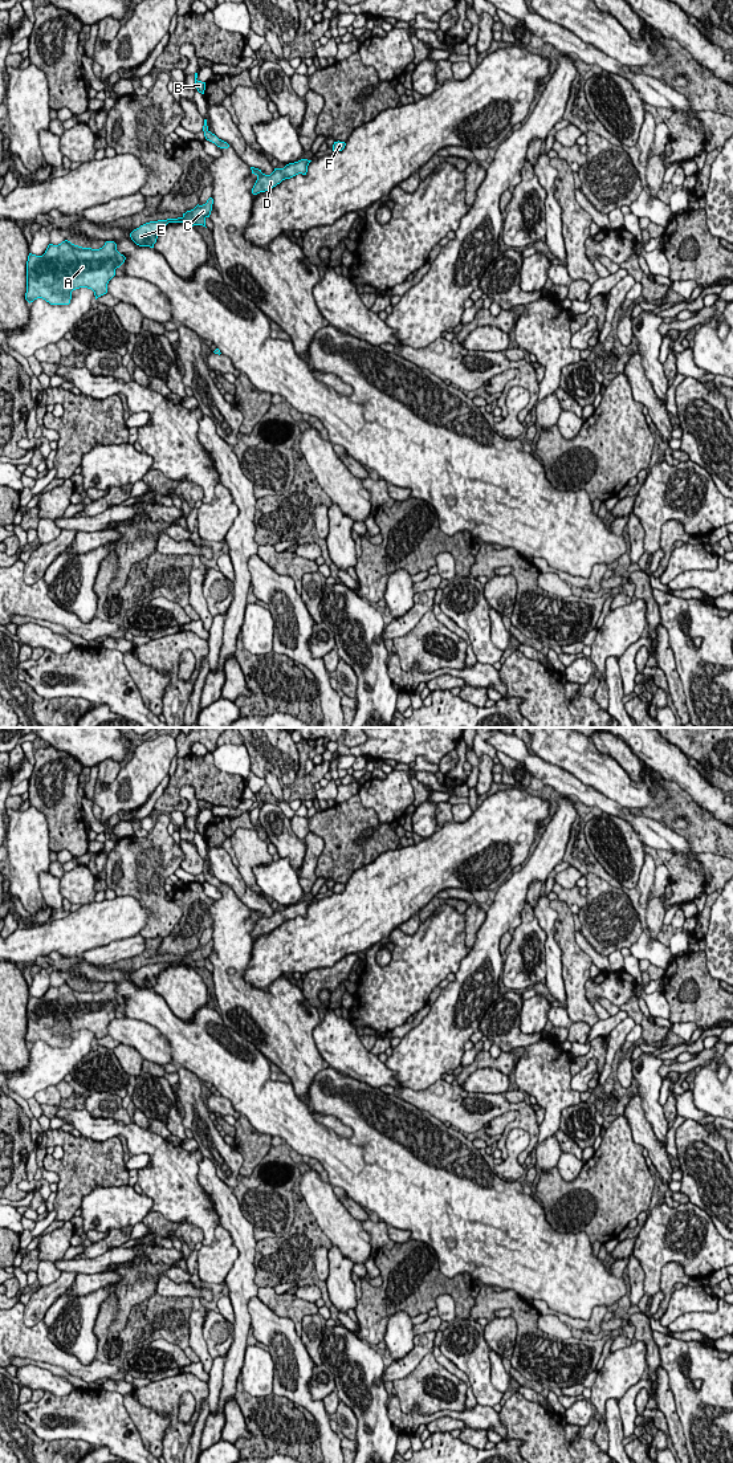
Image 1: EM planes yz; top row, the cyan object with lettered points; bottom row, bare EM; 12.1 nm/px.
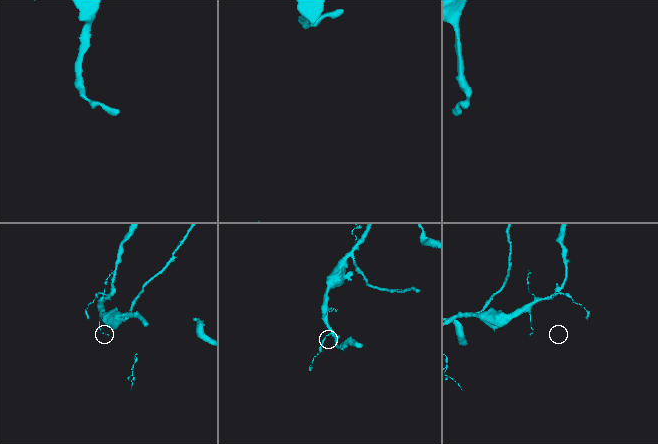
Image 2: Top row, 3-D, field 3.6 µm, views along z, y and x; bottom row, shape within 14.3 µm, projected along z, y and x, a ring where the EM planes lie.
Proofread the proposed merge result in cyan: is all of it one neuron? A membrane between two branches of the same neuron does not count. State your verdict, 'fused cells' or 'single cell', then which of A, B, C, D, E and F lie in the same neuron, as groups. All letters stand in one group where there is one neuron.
single cell; A B C D E F

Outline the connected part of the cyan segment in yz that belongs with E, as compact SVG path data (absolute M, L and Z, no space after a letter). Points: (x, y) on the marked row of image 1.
M209 197L205 204L203 205L197 204L194 209L183 213L182 217L146 223L141 225L139 228L134 229L130 233L130 237L139 246L154 248L154 244L156 243L159 232L168 223L184 223L191 227L194 225L205 227L205 219L209 217L211 215L212 204L213 204L213 199Z

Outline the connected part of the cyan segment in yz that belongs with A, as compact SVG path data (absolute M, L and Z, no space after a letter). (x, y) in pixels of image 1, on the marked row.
M65 240L58 245L49 244L42 256L29 253L27 261L27 293L30 303L42 298L50 305L69 305L72 292L87 288L94 292L95 299L107 293L107 284L115 276L115 269L126 257L117 250L114 241L106 241L99 249L82 248Z

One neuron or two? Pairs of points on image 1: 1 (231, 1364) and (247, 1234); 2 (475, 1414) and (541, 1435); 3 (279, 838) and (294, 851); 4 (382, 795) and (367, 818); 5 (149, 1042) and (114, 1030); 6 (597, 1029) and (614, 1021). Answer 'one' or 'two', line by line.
1: one
2: two
3: one
4: two
5: one
6: one

